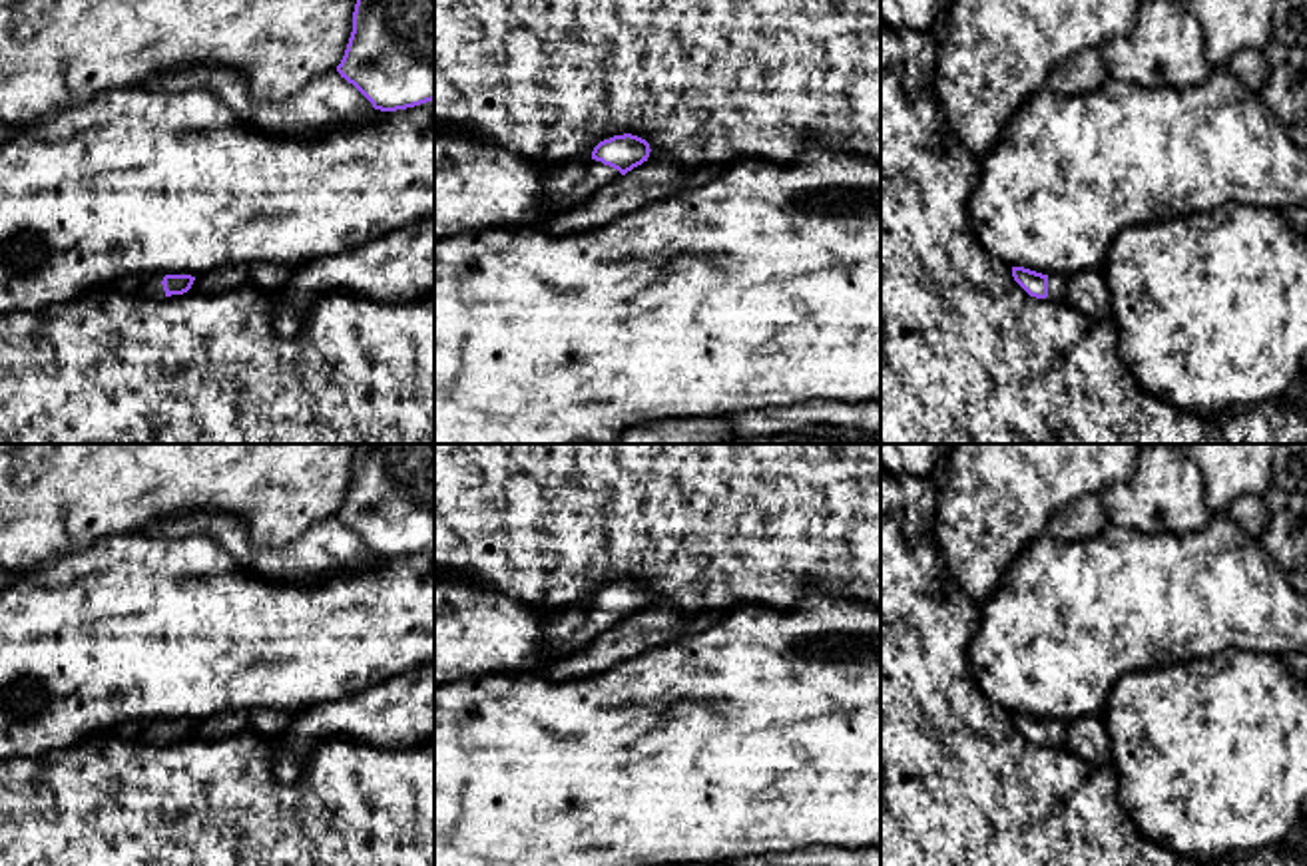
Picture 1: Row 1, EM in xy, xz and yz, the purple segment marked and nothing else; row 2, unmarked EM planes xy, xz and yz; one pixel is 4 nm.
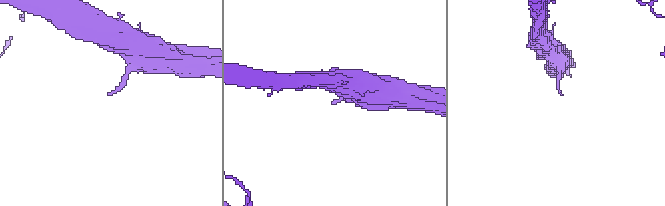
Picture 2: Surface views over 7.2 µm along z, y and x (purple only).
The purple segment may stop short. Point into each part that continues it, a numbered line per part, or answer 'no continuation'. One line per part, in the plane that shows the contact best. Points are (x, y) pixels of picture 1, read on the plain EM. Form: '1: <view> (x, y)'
1: xz (566, 634)

